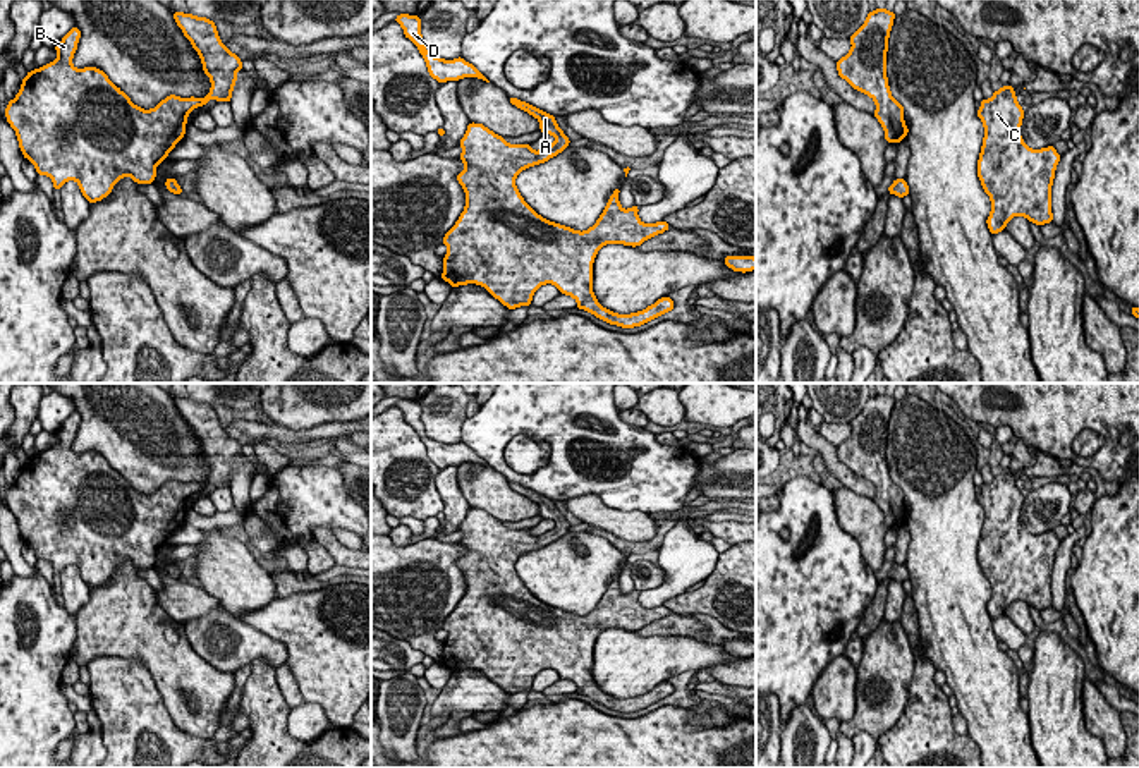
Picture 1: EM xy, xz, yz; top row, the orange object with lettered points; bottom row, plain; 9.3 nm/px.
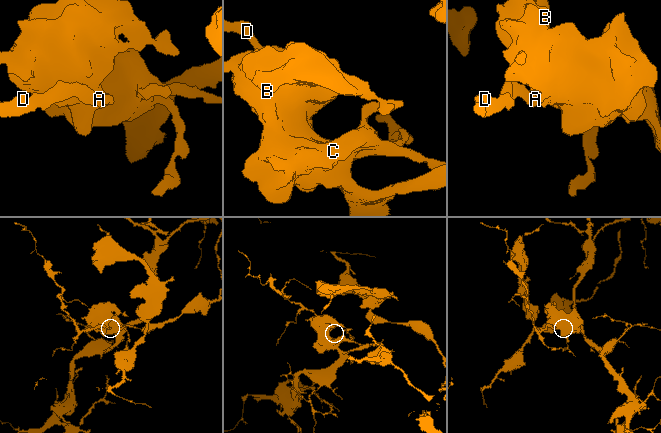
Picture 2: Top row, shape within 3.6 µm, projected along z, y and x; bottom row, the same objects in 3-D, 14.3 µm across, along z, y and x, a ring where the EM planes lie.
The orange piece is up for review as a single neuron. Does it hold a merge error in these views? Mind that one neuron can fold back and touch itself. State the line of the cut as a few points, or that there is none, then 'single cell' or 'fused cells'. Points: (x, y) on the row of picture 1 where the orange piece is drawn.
no cut | single cell

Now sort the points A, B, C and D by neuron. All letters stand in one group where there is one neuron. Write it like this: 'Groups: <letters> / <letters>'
Groups: A B C D

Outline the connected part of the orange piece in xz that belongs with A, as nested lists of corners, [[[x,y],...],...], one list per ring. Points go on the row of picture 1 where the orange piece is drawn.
[[[510,98],[510,103],[517,108],[527,112],[529,115],[536,117],[539,120],[539,129],[543,134],[555,136],[555,143],[534,151],[531,144],[509,144],[502,136],[495,134],[483,124],[471,122],[467,125],[467,131],[464,137],[460,139],[459,146],[464,149],[459,158],[466,165],[466,170],[457,175],[459,184],[464,187],[466,192],[466,208],[460,213],[455,225],[445,234],[442,244],[448,247],[447,256],[443,258],[443,273],[442,278],[448,282],[452,287],[467,285],[467,283],[478,283],[484,287],[495,299],[498,299],[503,306],[509,309],[515,309],[521,306],[531,306],[534,292],[545,285],[551,283],[557,285],[560,294],[570,296],[577,301],[577,308],[584,309],[596,318],[617,325],[622,328],[634,328],[641,326],[668,311],[673,309],[673,301],[670,297],[661,297],[655,304],[648,306],[646,309],[639,313],[630,314],[618,314],[606,308],[603,308],[593,292],[593,263],[598,254],[598,251],[605,244],[624,244],[624,246],[641,246],[644,241],[663,234],[670,229],[667,222],[656,222],[656,223],[643,223],[637,216],[639,208],[634,204],[629,210],[624,210],[618,201],[620,187],[613,191],[613,194],[608,199],[608,204],[605,206],[603,213],[596,220],[593,227],[589,227],[584,232],[574,230],[570,227],[563,227],[560,223],[550,222],[538,215],[521,196],[515,186],[515,177],[529,167],[539,165],[548,162],[550,158],[562,153],[565,148],[569,148],[570,139],[563,134],[563,131],[558,127],[553,115],[526,103],[517,98]]]

